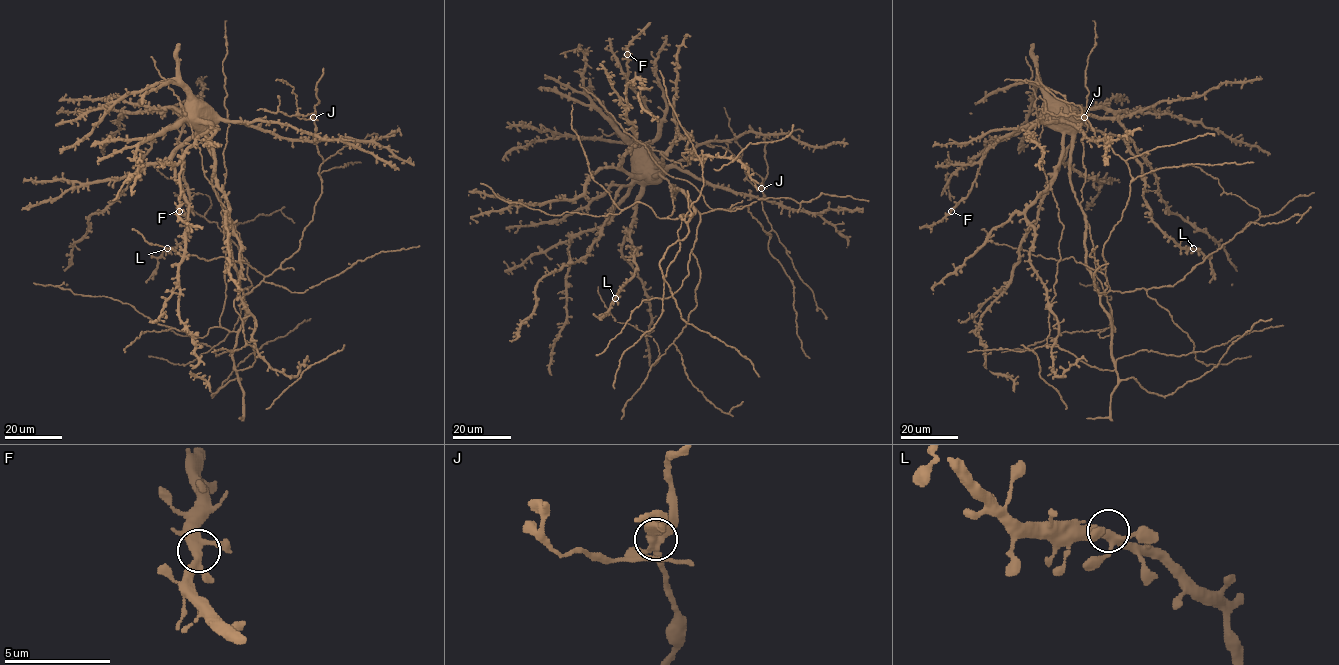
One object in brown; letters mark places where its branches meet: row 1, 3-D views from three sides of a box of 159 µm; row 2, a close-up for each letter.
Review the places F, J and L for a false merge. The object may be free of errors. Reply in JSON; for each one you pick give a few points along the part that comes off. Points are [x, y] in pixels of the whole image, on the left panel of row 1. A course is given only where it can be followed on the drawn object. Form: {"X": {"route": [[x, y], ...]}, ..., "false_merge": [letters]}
{"J": {"route": [[313, 117], [298, 117], [293, 88], [283, 79], [275, 81]]}, "false_merge": ["J"]}

